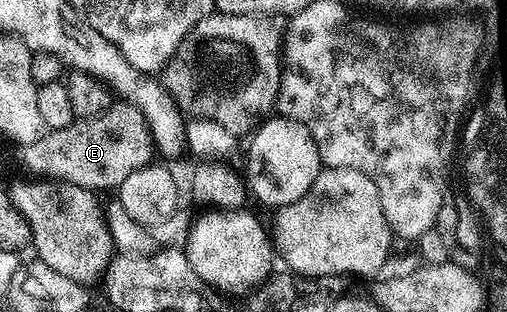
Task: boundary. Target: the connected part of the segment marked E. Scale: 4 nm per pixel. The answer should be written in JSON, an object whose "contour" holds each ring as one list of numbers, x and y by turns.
{"contour":[[125,103,113,104,97,117,79,118,70,127,45,132,25,153,28,154,24,161,36,172,33,174,93,191,115,190,126,175,154,161,154,146,147,121,138,107]]}

